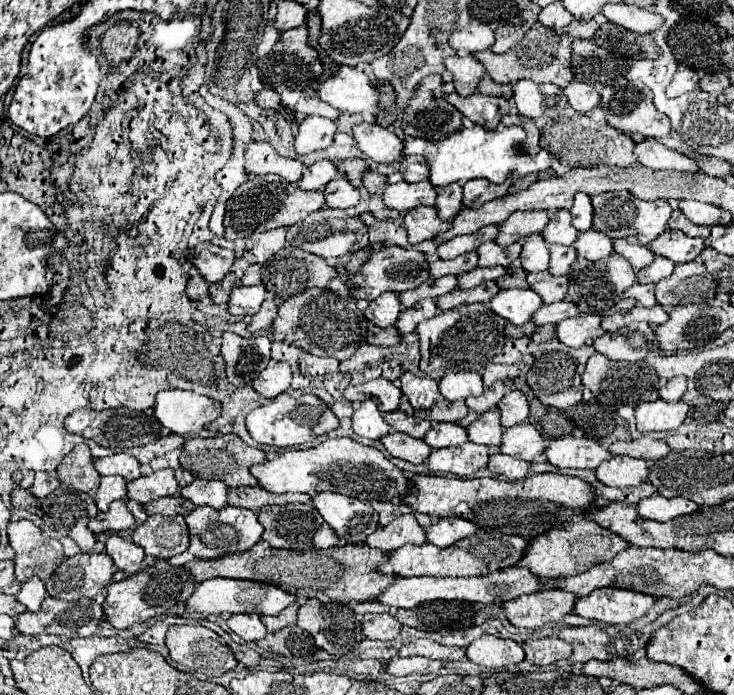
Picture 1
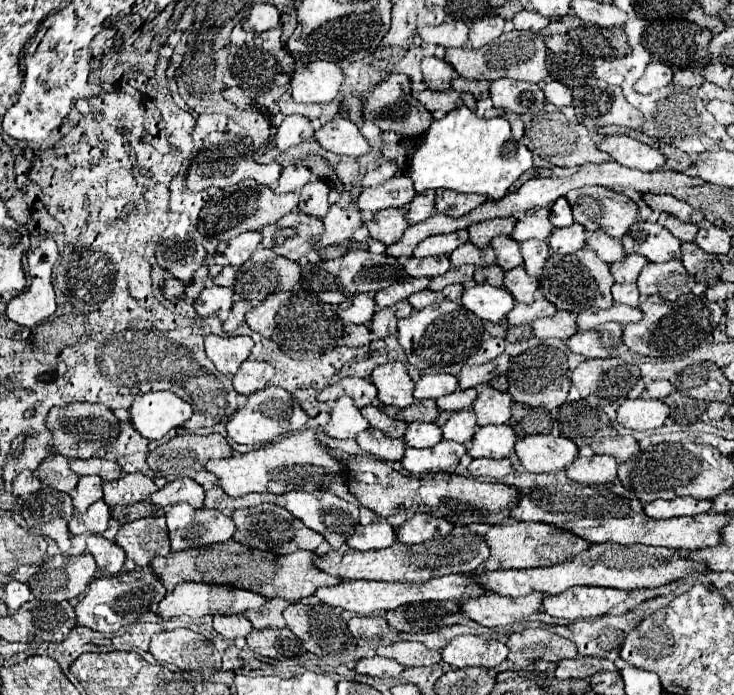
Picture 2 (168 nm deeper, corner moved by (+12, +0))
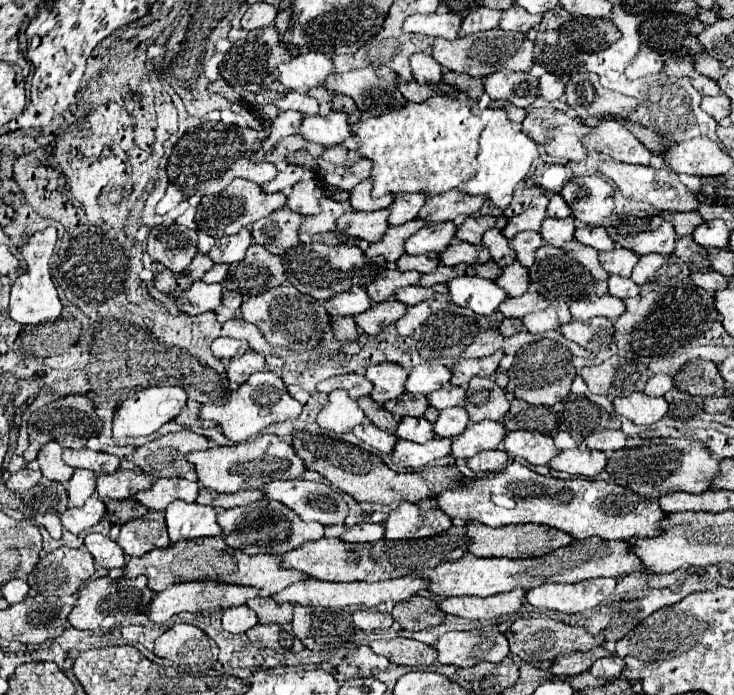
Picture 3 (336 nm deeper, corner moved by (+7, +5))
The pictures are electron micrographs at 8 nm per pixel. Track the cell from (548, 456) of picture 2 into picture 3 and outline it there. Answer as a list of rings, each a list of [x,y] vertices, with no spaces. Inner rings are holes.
[[[511,431],[505,435],[505,451],[513,457],[523,457],[531,465],[549,465],[549,461],[561,453],[555,447],[553,437],[539,431]]]

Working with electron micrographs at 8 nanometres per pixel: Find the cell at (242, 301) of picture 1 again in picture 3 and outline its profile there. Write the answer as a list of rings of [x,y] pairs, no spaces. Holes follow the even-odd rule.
[[[203,281],[193,283],[191,289],[177,297],[177,307],[189,315],[215,311],[223,301],[223,285],[209,285]]]

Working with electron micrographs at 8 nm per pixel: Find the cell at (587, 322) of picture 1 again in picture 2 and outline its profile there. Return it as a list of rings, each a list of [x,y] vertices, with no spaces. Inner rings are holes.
[[[558,310],[552,318],[534,320],[530,326],[534,336],[538,338],[560,338],[560,340],[568,340],[578,330],[576,314],[566,310]]]

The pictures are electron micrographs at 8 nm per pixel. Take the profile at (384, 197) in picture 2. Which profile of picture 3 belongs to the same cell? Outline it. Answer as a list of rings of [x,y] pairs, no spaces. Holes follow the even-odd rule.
[[[365,179],[359,185],[355,185],[355,189],[351,191],[351,207],[355,211],[377,211],[377,209],[387,209],[393,203],[393,195],[383,195],[379,199],[375,199],[371,195],[371,187],[373,181]]]

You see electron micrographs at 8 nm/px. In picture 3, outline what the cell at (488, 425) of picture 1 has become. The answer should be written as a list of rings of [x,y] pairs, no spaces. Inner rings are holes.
[[[451,407],[443,409],[439,413],[439,419],[435,421],[435,433],[439,437],[455,437],[461,435],[469,425],[469,415],[463,407]]]

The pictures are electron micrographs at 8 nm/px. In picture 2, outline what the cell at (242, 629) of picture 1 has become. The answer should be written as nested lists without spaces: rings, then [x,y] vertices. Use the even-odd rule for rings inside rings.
[[[234,614],[234,616],[214,616],[214,630],[222,634],[224,638],[246,638],[252,632],[252,624],[246,616]]]

